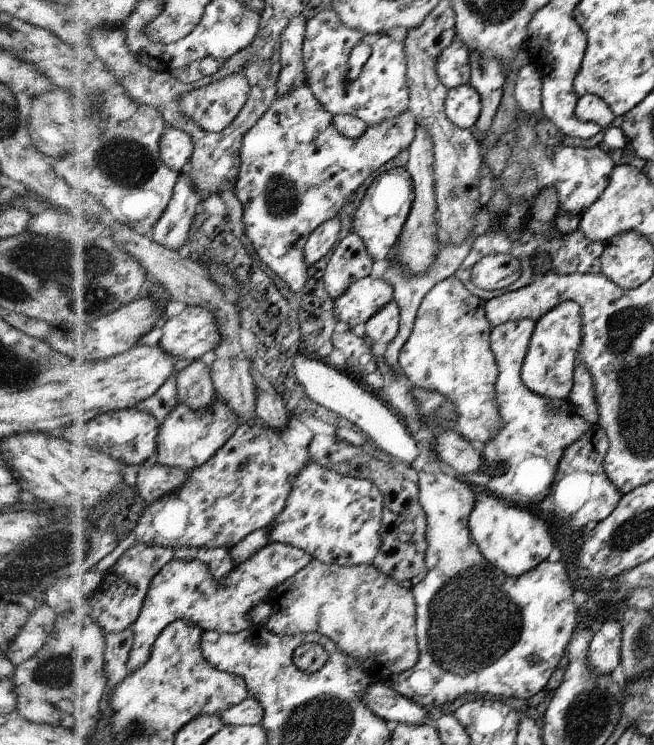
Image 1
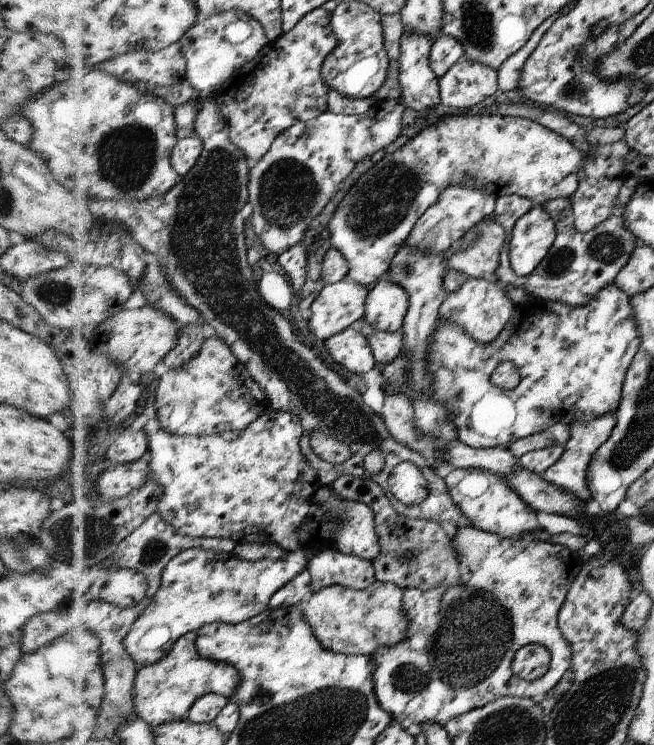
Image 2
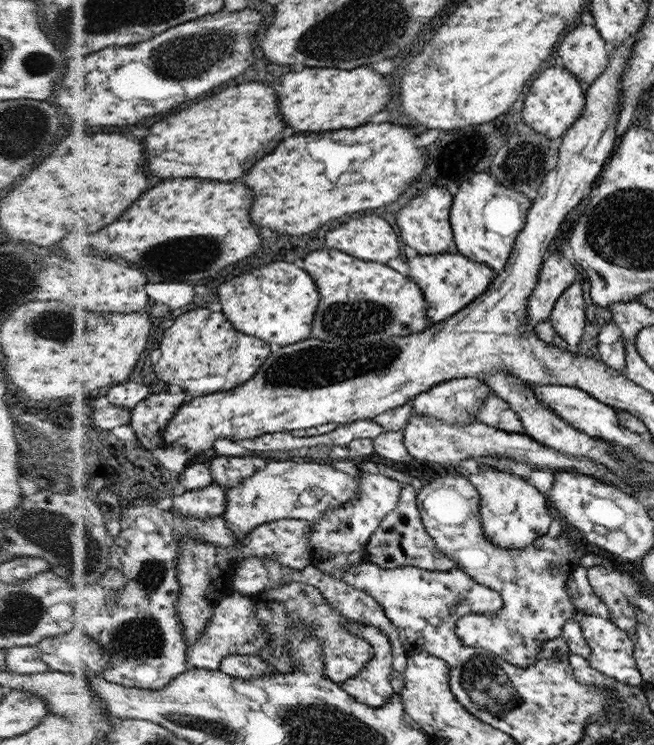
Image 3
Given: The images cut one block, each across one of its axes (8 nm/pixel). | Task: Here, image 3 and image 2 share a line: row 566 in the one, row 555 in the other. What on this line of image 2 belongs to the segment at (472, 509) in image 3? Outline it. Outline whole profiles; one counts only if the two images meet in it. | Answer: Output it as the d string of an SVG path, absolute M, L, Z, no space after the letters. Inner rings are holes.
M473 525L460 526L455 530L449 531L451 534L451 544L456 553L458 560L458 570L460 570L460 584L458 586L438 586L438 588L430 588L430 590L420 591L416 589L407 589L405 591L404 612L408 618L408 626L410 630L406 632L406 638L402 642L398 642L392 648L378 648L378 652L374 652L370 658L374 660L374 692L376 698L381 703L381 707L388 711L392 716L393 721L401 728L407 729L412 724L420 724L423 721L432 721L433 723L440 723L445 725L452 721L455 717L462 714L469 713L472 710L489 705L490 702L503 697L516 697L516 698L532 698L533 702L541 702L546 696L546 692L566 674L566 670L573 666L573 652L572 647L564 636L560 633L557 624L557 617L566 600L566 596L570 590L570 586L580 572L582 572L583 560L578 557L574 550L569 547L561 546L560 544L545 542L542 540L527 540L526 538L518 540L508 540L508 538L500 538L498 534L490 534L490 532L479 530ZM542 644L550 650L550 657L552 659L552 666L548 672L538 678L537 680L522 680L518 678L513 672L513 658L520 652L526 645Z

